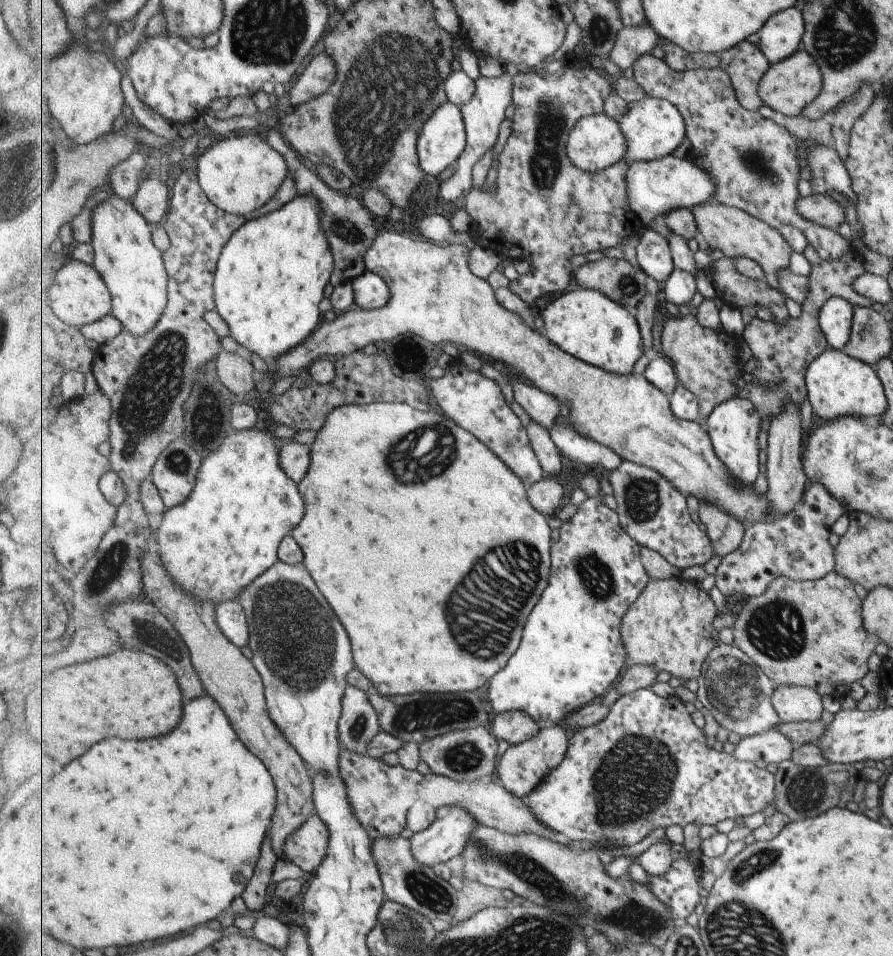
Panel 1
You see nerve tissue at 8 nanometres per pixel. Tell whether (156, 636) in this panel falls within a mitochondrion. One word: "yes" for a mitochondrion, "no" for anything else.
yes

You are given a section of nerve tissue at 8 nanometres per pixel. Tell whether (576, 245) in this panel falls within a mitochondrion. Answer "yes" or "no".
no

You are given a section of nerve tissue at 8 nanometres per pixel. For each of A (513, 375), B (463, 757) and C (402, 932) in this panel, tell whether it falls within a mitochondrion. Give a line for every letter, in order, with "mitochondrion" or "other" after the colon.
A: other
B: mitochondrion
C: mitochondrion

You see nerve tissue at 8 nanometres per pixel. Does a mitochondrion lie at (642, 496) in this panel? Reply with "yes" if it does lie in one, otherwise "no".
yes

